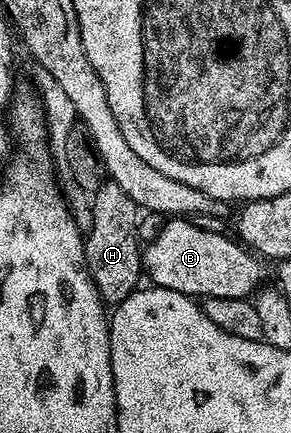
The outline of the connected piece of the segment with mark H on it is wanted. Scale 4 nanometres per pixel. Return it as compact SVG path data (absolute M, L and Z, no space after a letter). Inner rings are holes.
M104 182L95 189L91 200L91 233L86 233L83 253L91 280L103 299L104 305L114 306L123 301L141 284L143 257L141 255L141 210L121 190L121 186ZM140 240L140 244L139 244ZM140 276L140 280L139 280Z

